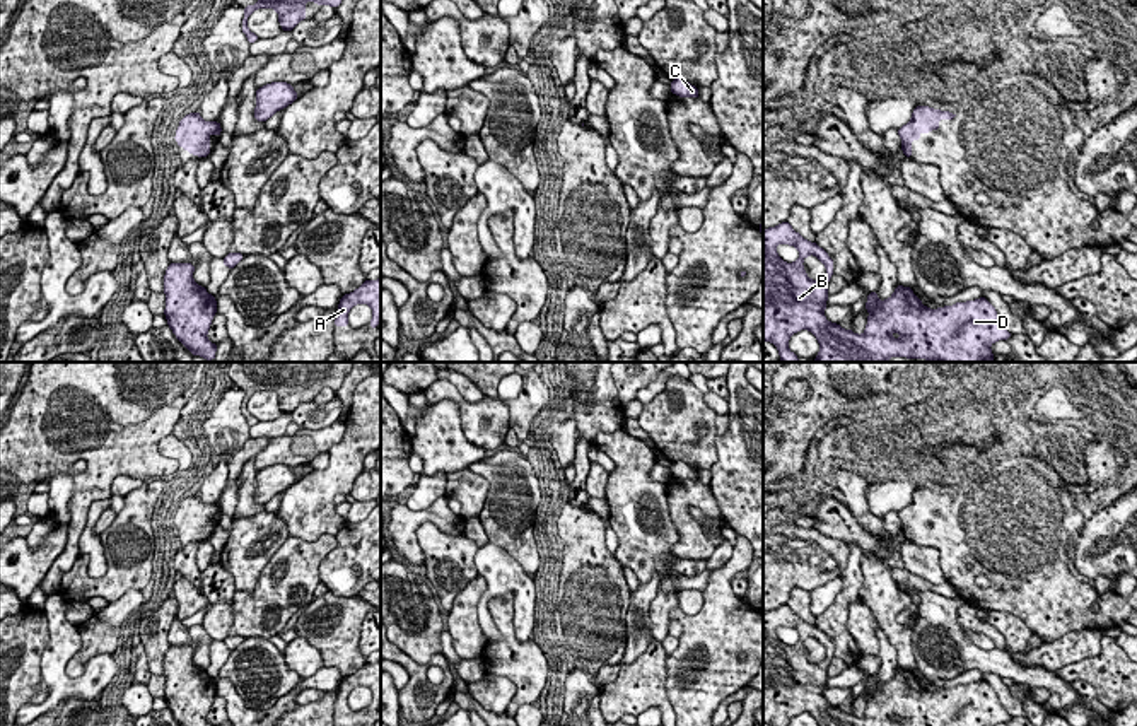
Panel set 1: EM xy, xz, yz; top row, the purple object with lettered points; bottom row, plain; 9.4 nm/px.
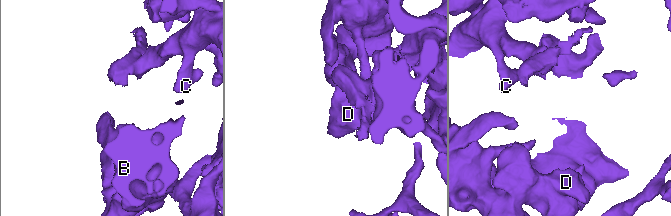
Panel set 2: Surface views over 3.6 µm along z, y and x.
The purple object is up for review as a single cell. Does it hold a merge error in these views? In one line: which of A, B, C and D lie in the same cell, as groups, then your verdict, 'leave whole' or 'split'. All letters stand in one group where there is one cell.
A B C D; leave whole

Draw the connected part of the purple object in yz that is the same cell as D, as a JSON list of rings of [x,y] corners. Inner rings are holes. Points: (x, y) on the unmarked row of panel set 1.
[[[789,605],[763,613],[763,723],[789,726],[789,721],[809,712],[819,726],[994,726],[1011,716],[995,690],[985,682],[956,685],[929,692],[912,675],[896,668],[891,680],[867,678],[869,694],[862,717],[830,706],[825,699],[833,642],[816,625],[804,622]],[[778,627],[796,629],[799,641],[784,644]],[[814,637],[825,649],[821,663],[811,663],[802,649]]]

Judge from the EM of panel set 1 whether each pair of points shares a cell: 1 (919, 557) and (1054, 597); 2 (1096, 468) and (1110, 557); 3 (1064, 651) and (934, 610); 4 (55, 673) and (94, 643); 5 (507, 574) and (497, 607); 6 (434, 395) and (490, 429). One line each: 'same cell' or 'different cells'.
1: different cells
2: different cells
3: different cells
4: different cells
5: different cells
6: same cell

